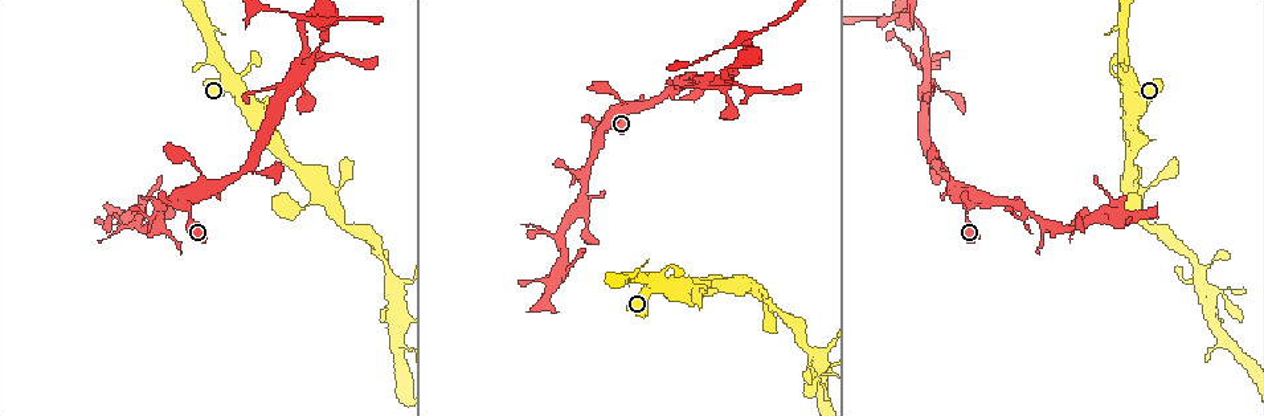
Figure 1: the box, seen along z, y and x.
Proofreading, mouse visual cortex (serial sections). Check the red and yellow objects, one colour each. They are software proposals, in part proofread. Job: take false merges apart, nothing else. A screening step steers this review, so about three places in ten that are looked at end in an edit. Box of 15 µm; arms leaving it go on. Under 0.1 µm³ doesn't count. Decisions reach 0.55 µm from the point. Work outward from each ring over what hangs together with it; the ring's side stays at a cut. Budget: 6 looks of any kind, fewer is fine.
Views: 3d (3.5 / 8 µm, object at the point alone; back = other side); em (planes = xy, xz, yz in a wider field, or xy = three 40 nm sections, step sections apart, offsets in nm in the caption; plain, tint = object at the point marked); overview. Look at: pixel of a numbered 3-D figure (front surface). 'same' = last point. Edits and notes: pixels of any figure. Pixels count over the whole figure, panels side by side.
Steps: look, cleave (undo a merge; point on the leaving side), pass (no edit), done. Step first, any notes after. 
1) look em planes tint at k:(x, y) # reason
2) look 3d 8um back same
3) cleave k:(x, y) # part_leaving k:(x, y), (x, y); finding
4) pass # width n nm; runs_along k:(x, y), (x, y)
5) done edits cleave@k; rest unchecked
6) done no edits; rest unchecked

look 3d 3.5um back at 1:(302, 56) # three arms meet

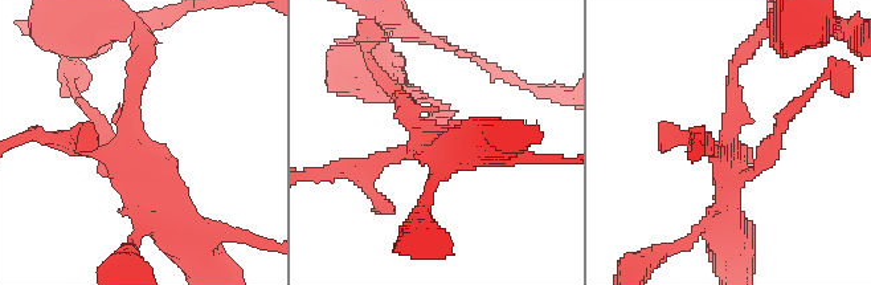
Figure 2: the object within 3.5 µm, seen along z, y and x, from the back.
look em xy step 5 tint at 2:(725, 152)

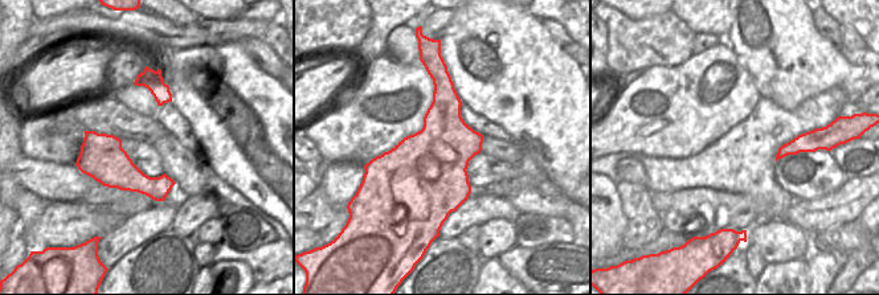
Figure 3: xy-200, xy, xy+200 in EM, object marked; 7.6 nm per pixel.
pass # runs_along 2:(171, 228), (126, 143), (138, 65); all the same cell

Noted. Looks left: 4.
look 3d 3.5um at 1:(313, 21) # sharp bend

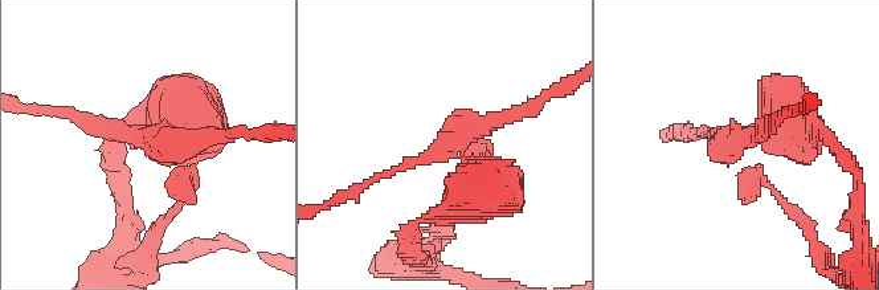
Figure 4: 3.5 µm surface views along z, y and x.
look em xy step 2 tint at 4:(744, 139) # arms 3; arm_widths 150, 200, 500 nm

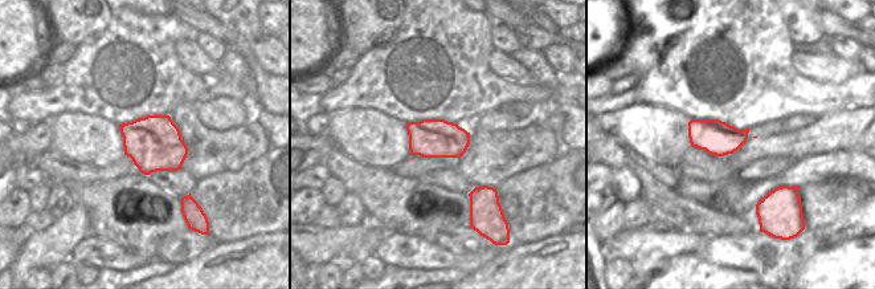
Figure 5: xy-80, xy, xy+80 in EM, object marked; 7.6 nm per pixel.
look em xy step 1 tint same

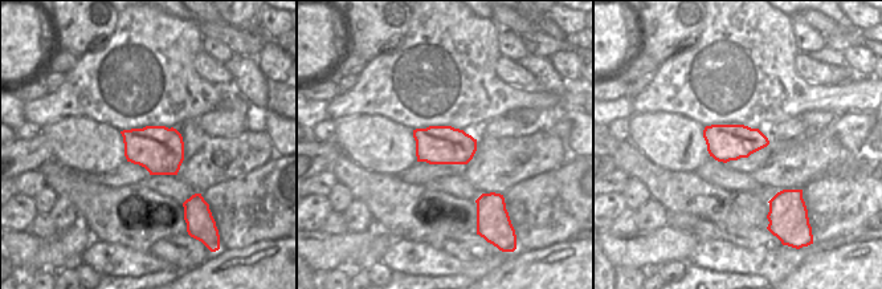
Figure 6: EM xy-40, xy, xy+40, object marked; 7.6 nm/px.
cleave 4:(490, 119) # part_leaving 4:(456, 154), (467, 127), (552, 93); a second cell is stuck on

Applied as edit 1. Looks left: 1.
done edits cleave@4; rest unchecked

